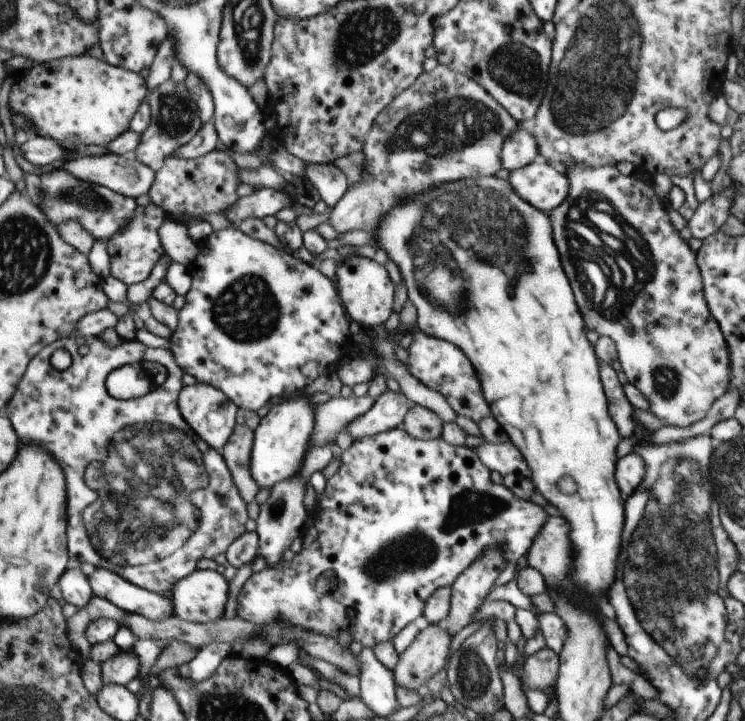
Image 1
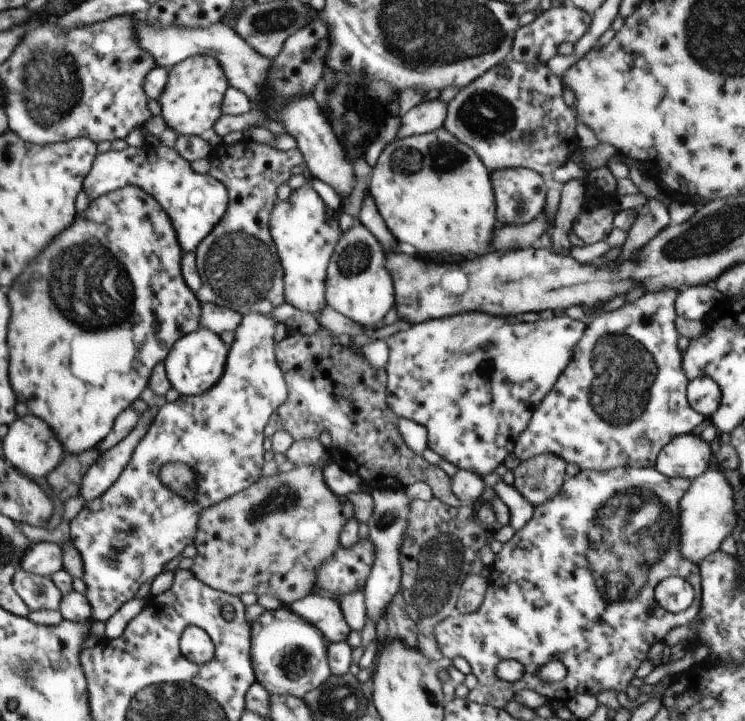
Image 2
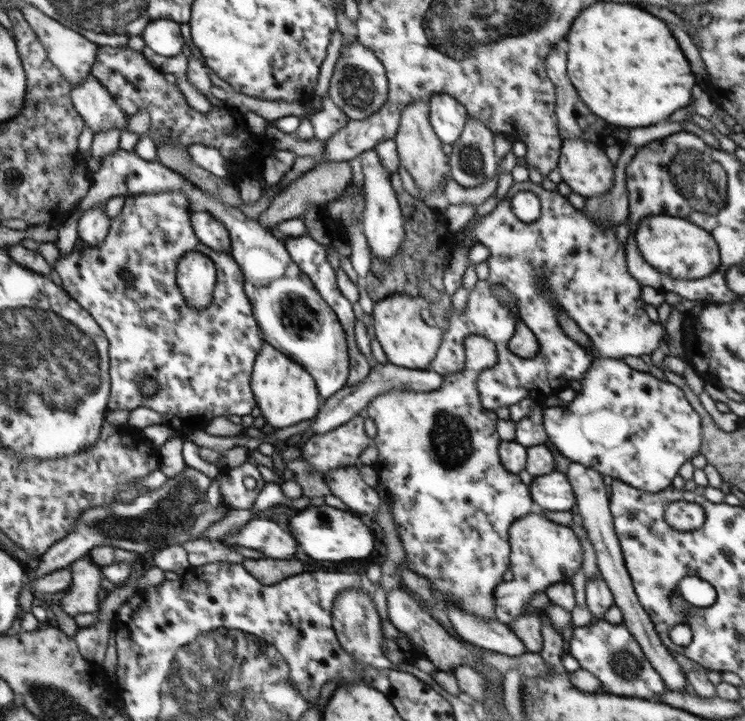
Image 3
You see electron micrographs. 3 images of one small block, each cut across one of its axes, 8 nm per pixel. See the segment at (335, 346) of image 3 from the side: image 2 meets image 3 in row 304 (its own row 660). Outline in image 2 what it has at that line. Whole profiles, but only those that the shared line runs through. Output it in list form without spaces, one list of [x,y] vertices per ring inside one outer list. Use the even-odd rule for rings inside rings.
[[[290,608],[266,611],[251,624],[250,660],[256,681],[270,694],[302,699],[332,675],[328,666],[328,644],[322,632],[294,614]]]

